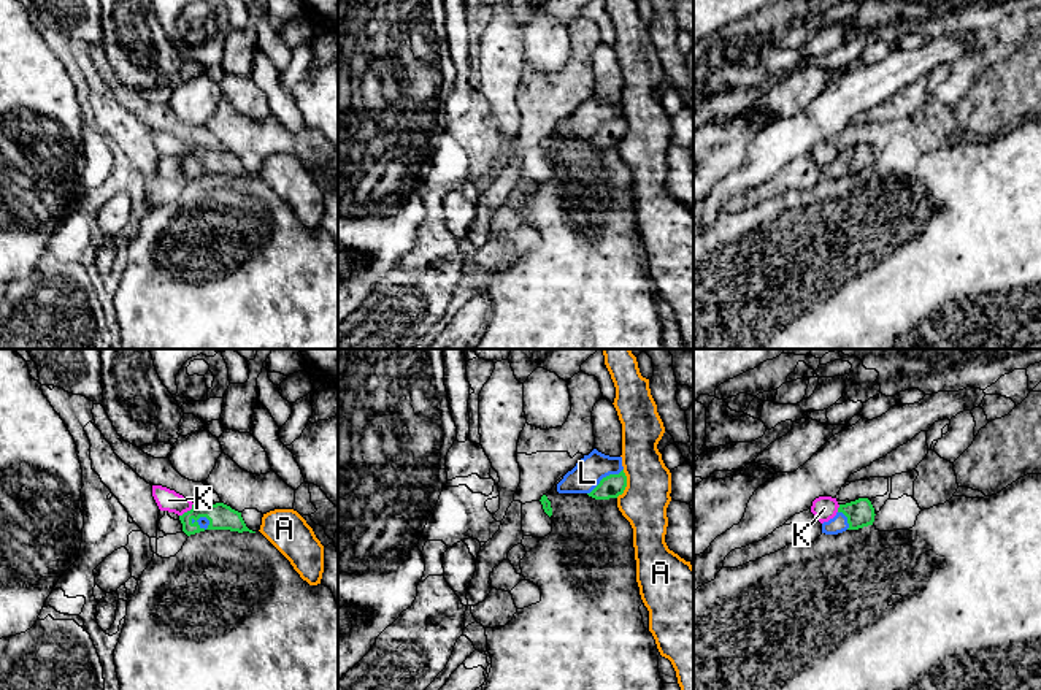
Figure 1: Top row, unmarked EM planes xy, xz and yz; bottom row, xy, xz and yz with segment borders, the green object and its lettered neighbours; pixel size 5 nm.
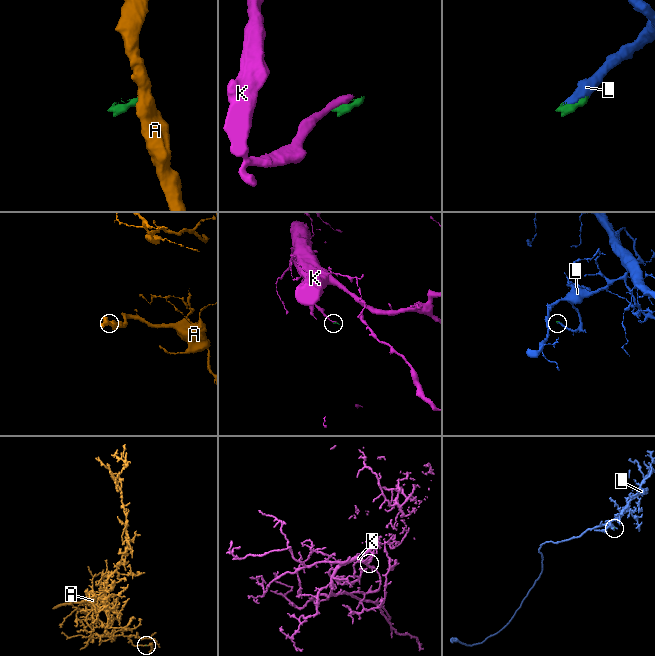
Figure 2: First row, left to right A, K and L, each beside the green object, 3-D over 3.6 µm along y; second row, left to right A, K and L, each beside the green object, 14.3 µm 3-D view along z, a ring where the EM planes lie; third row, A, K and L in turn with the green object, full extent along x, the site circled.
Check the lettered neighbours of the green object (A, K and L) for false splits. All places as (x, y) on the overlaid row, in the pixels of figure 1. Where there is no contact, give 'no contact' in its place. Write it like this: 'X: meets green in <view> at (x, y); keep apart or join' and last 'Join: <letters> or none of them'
A: meets green in xz at (626, 484); keep apart
K: meets green in xy at (188, 511); keep apart
L: meets green in xz at (606, 476); join
Join: L

